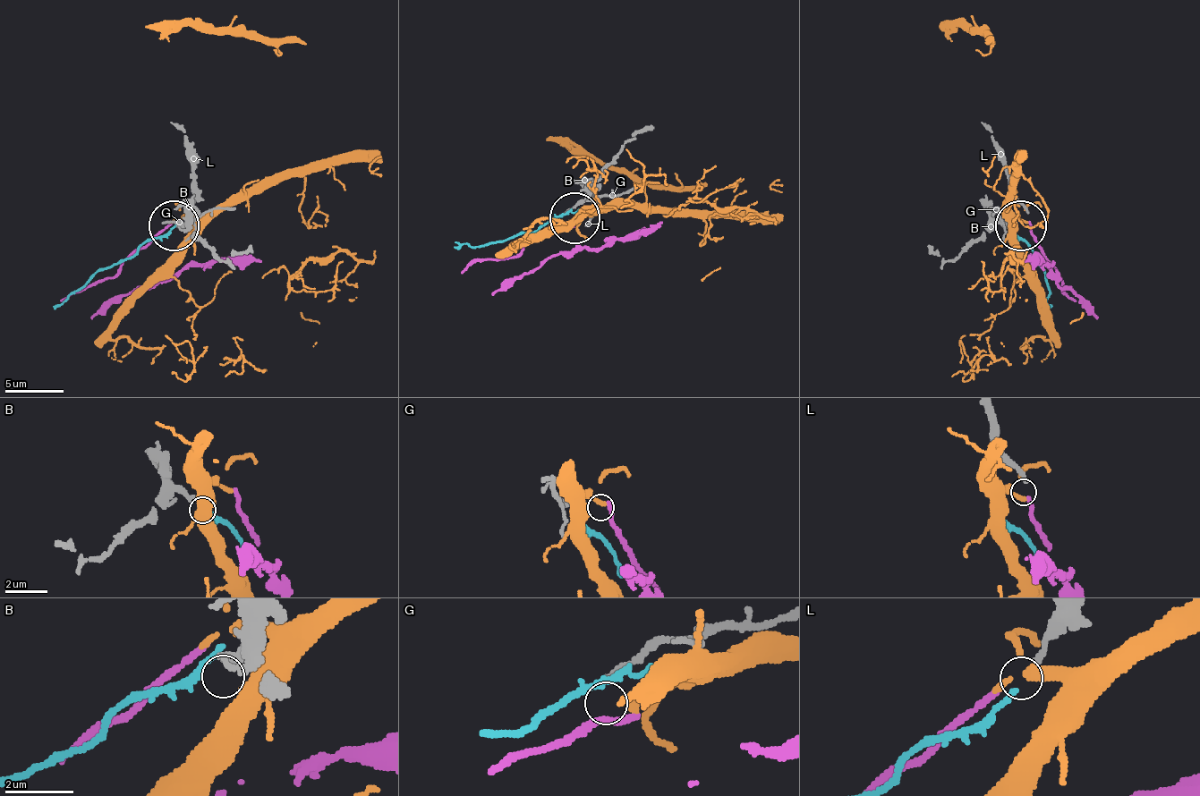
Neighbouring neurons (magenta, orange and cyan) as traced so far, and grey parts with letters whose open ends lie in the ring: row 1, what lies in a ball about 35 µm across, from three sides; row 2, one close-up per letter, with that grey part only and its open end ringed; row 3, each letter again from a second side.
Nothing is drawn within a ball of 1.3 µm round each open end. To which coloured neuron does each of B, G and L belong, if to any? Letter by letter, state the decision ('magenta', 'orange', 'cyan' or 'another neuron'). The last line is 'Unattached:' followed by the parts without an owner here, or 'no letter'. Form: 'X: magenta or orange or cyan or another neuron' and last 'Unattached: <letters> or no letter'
B: another neuron
G: another neuron
L: magenta
Unattached: B, G

